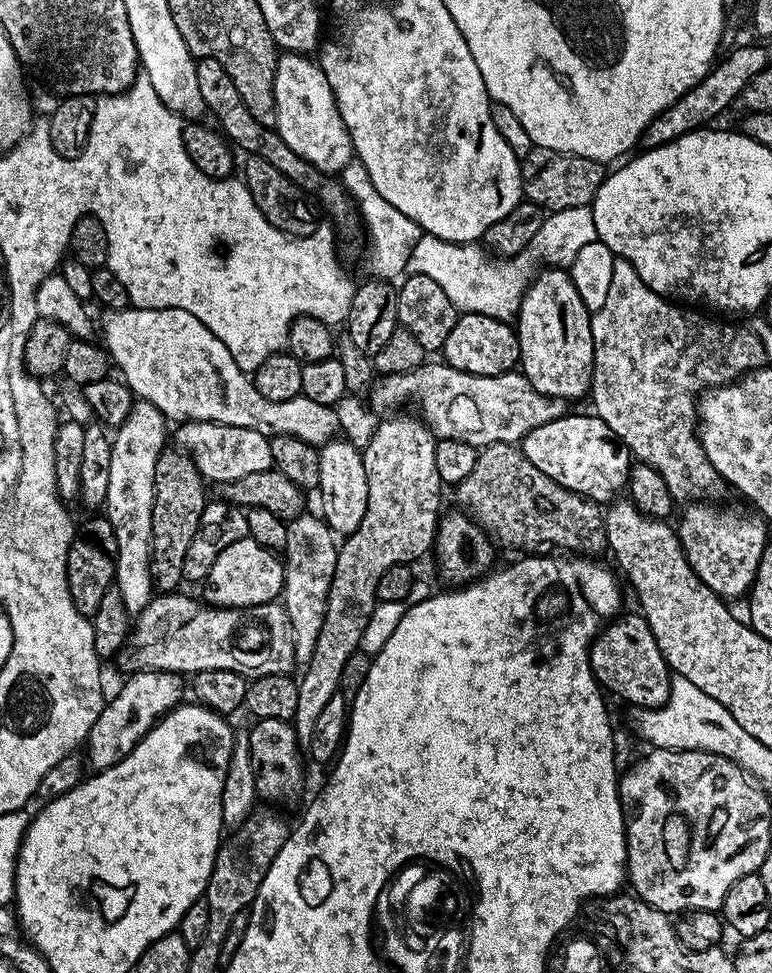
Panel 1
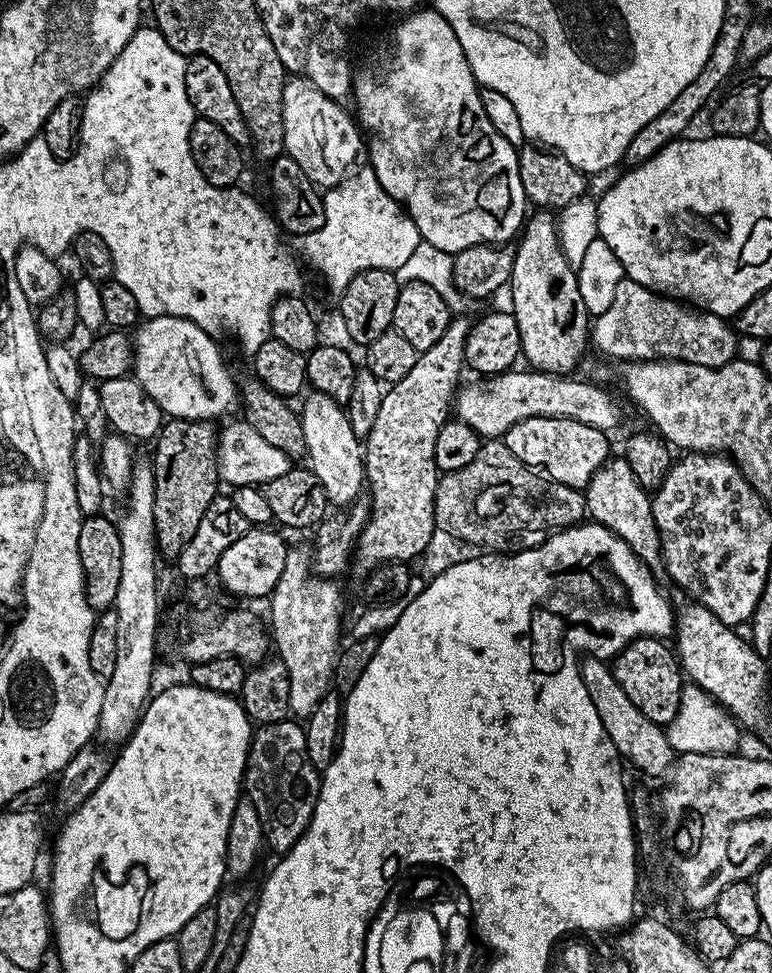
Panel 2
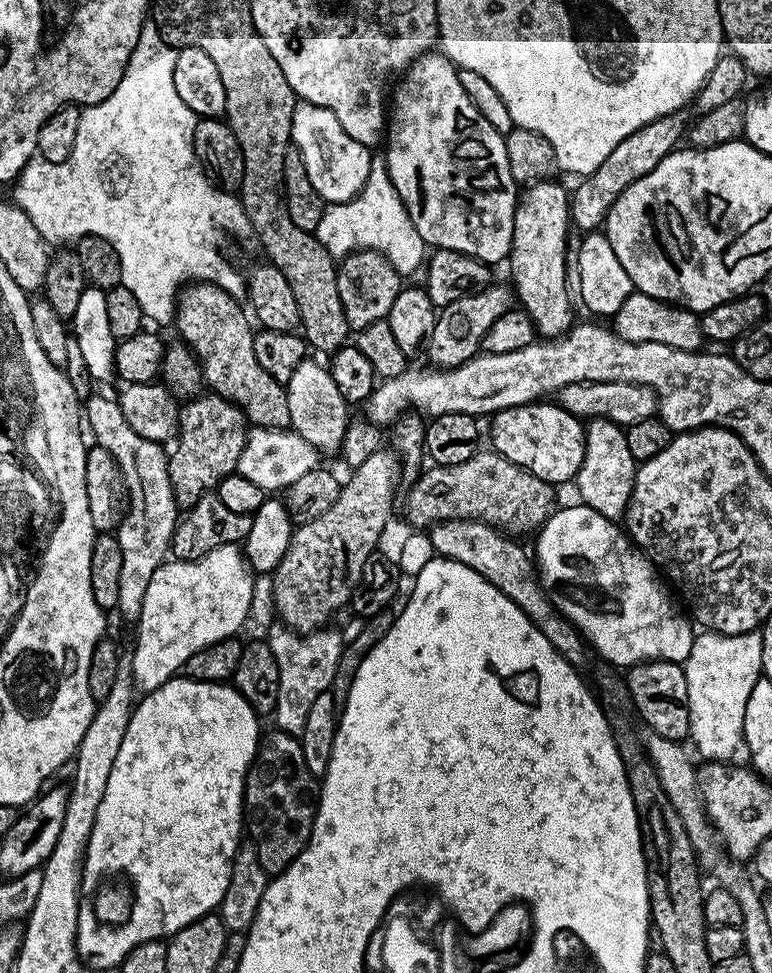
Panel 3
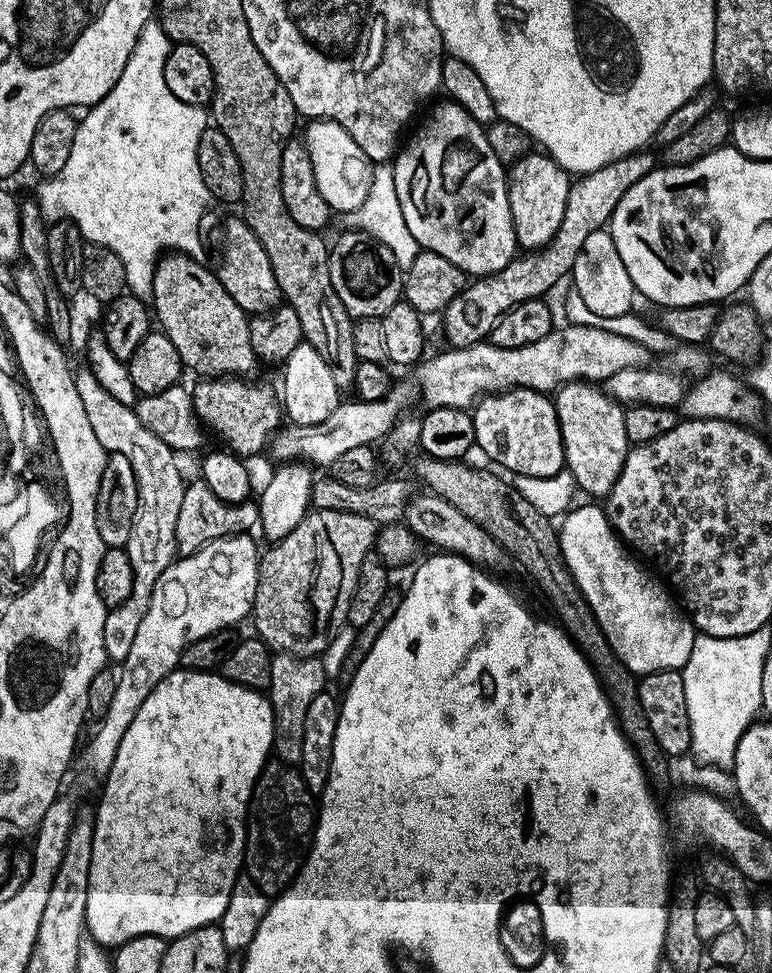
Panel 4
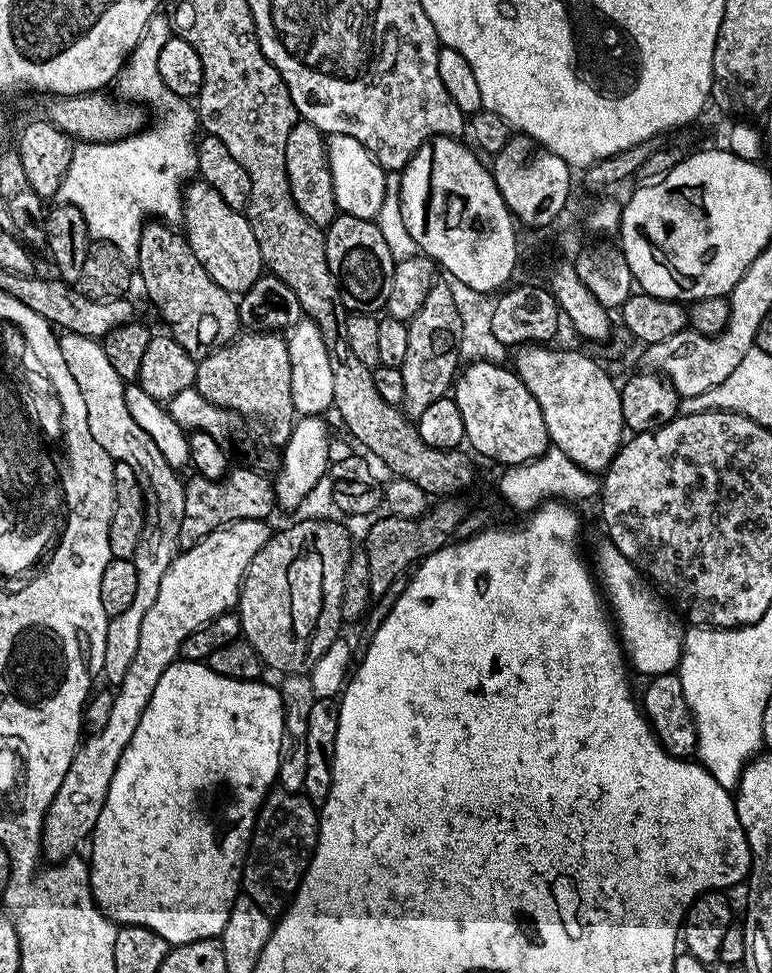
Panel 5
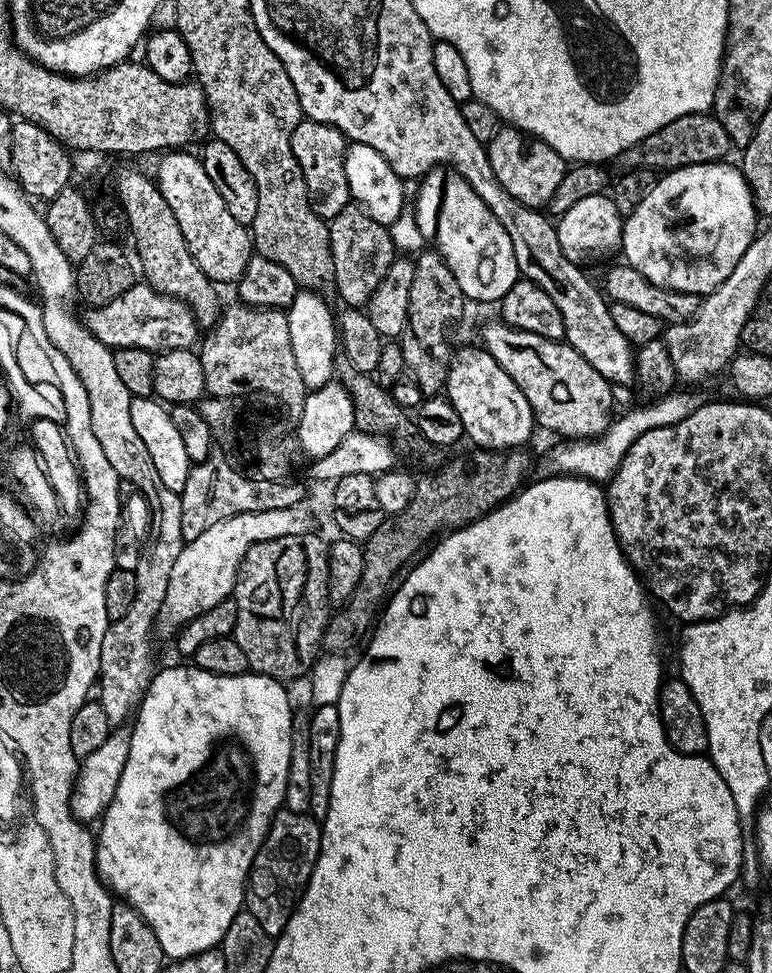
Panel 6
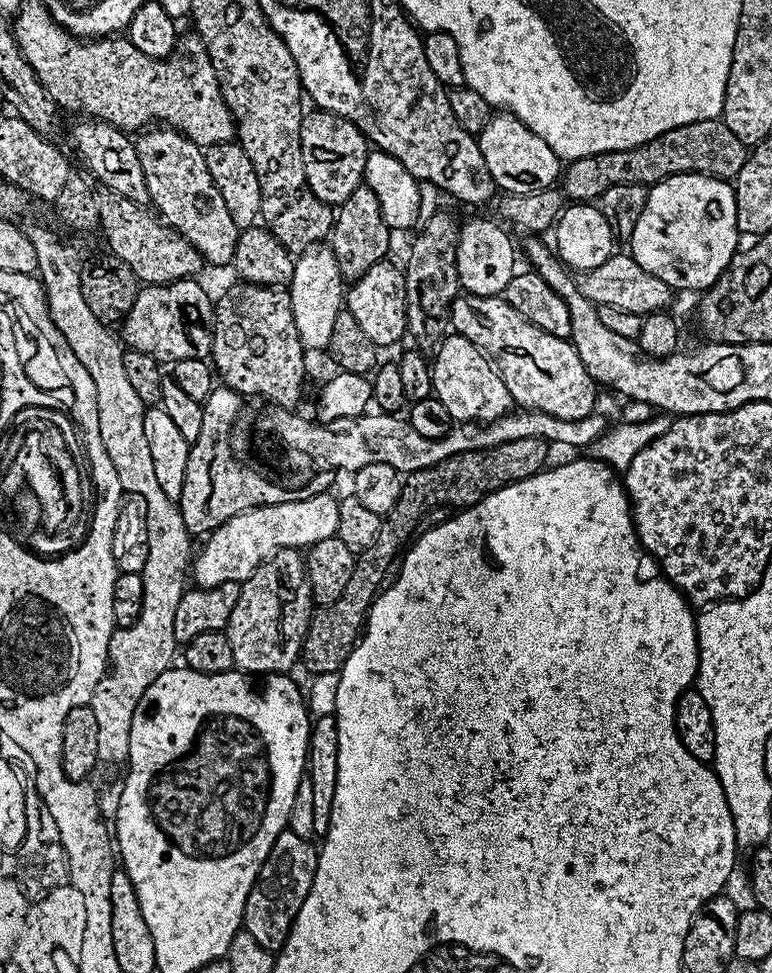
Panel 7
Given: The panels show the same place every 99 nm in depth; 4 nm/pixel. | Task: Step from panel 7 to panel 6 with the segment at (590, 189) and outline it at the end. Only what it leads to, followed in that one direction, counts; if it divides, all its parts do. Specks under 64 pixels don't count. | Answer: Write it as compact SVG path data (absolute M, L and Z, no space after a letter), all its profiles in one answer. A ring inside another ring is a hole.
M695 112L682 118L674 118L666 126L654 130L646 138L642 138L634 146L620 153L618 164L621 169L648 168L651 172L663 174L673 172L682 166L698 166L699 164L714 164L725 159L733 143L726 134L722 122L711 112Z

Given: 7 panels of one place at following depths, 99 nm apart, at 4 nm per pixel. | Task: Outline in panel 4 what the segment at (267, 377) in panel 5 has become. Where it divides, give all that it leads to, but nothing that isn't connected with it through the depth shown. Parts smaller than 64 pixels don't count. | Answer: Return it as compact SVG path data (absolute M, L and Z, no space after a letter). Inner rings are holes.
M221 374L204 378L191 385L192 405L200 423L209 433L217 432L227 447L241 458L256 456L269 447L274 433L282 424L282 400L268 384L251 384L248 378ZM281 420L281 421L280 421Z

